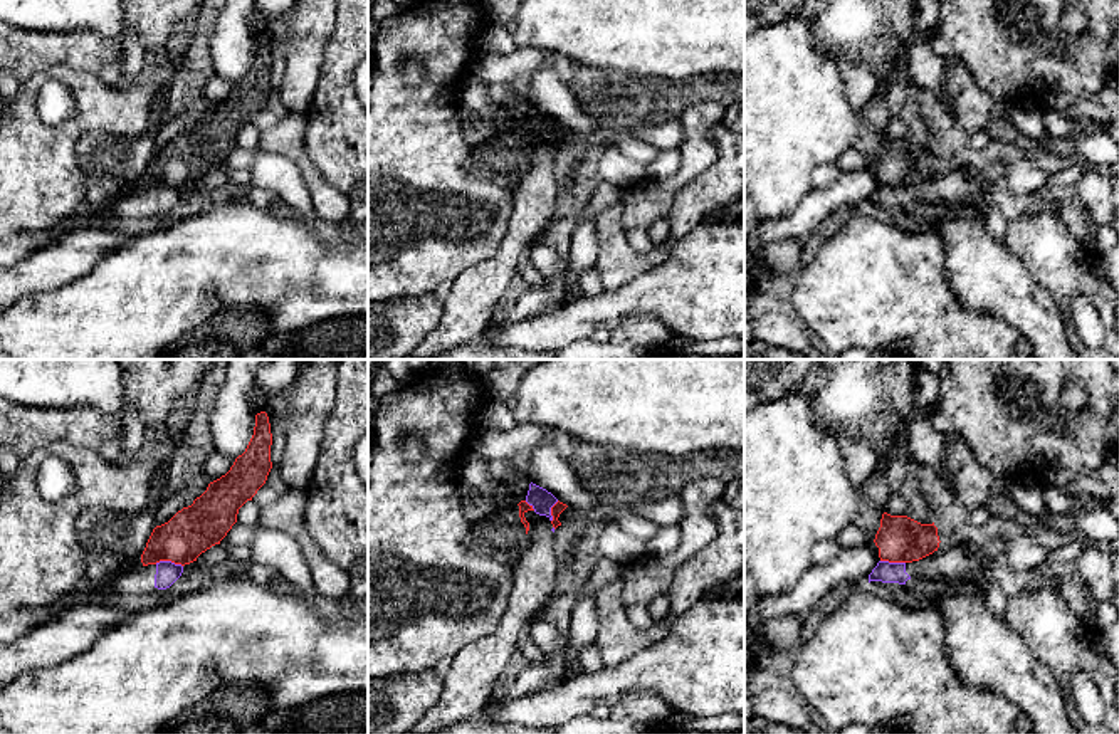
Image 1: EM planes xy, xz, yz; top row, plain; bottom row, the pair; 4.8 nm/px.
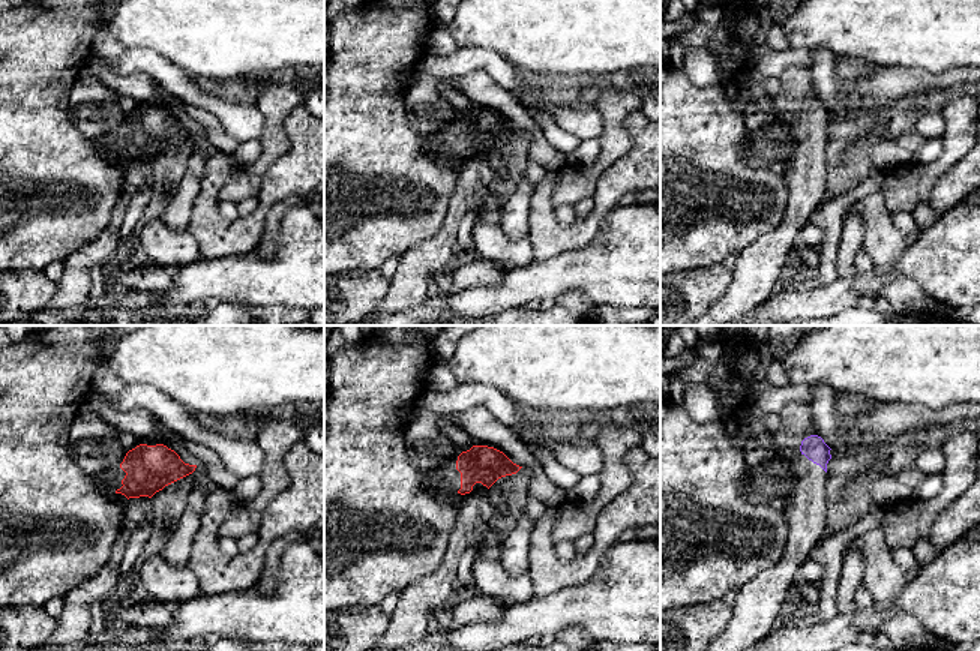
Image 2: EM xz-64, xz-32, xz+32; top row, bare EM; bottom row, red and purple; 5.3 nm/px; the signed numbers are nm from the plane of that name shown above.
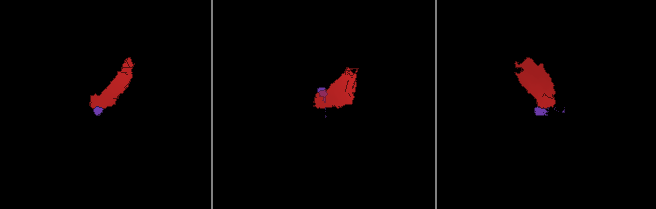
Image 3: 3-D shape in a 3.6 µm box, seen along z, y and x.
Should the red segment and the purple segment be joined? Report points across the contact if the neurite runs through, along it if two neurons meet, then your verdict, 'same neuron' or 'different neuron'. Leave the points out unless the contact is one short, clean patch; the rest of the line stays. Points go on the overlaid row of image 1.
border along xy (155, 563), (173, 561), (182, 566); different neuron

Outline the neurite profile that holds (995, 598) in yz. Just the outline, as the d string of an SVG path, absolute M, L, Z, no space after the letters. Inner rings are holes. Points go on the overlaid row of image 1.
M981 585L980 590L990 611L1000 620L1005 620L1008 596L1001 591L1001 588L996 585Z

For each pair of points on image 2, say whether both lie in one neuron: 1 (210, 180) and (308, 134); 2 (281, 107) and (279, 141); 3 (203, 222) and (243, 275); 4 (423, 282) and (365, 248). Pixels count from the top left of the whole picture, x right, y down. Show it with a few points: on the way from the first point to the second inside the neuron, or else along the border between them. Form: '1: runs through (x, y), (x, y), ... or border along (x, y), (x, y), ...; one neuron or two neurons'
1: runs through (218, 219), (224, 225), (246, 225), (291, 173); one neuron
2: runs through (279, 116), (279, 132); one neuron
3: border along (258, 245), (242, 254), (203, 260); two neurons
4: border along (428, 239), (413, 245), (398, 258); two neurons

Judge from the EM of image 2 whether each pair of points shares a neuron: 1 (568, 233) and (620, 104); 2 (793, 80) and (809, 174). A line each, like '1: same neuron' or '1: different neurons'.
1: different neurons
2: same neuron

